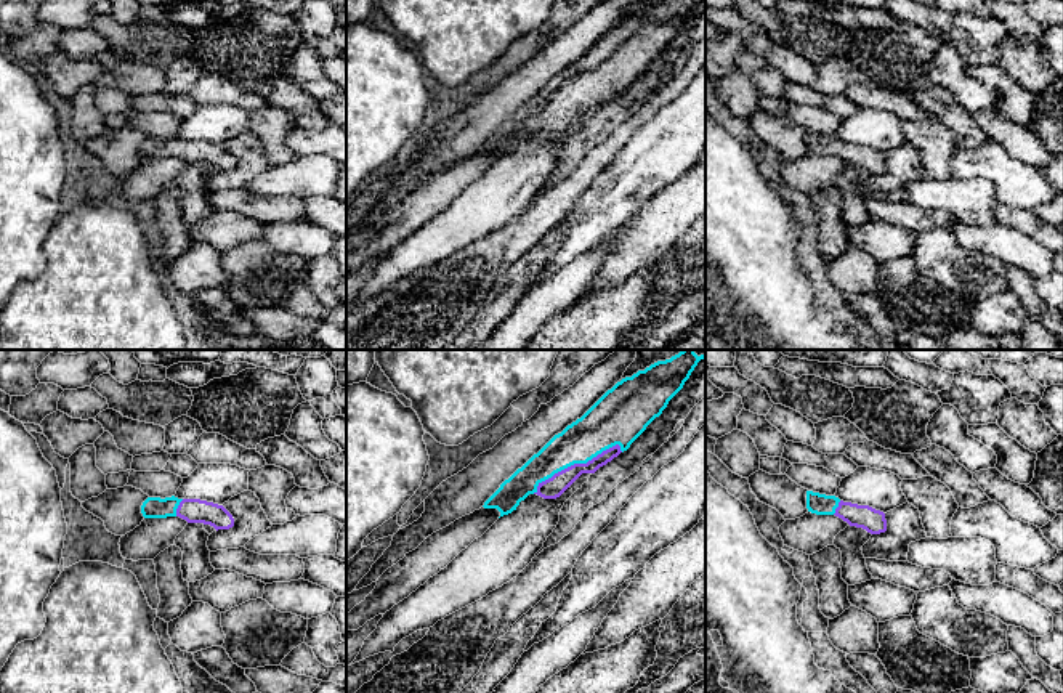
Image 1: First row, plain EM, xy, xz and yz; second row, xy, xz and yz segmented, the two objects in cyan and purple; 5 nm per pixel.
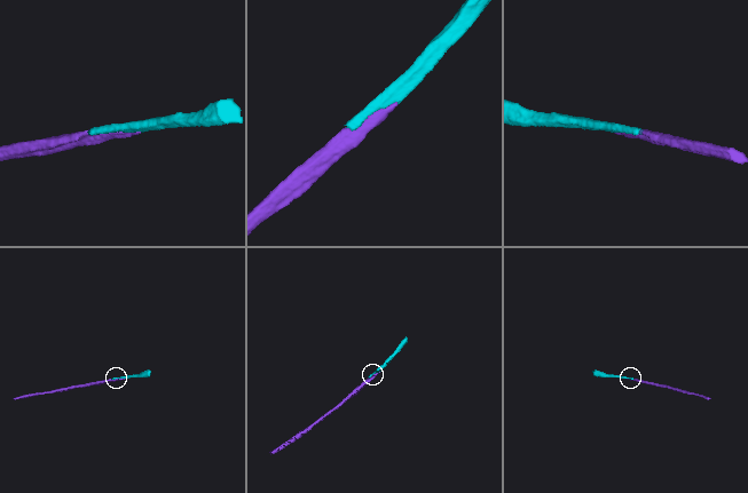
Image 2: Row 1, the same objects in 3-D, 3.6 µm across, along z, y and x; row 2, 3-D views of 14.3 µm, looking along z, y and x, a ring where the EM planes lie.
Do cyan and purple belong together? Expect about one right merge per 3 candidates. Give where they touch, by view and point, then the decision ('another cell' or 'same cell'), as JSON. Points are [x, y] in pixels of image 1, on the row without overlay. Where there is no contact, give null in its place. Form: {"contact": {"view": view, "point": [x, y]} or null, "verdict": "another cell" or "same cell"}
{"contact": {"view": "xz", "point": [576, 103]}, "verdict": "same cell"}

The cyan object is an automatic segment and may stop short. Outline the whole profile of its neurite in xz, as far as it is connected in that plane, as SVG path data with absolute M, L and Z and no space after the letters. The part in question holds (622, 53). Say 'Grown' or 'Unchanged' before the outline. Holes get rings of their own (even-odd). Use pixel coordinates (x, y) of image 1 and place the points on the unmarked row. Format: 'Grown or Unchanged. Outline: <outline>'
Grown. Outline: M665 0L657 2L625 18L608 30L580 59L555 75L537 95L518 109L484 143L484 149L497 149L500 157L516 151L529 135L544 140L560 138L582 114L595 114L611 103L662 55L669 42L683 29L701 0Z

